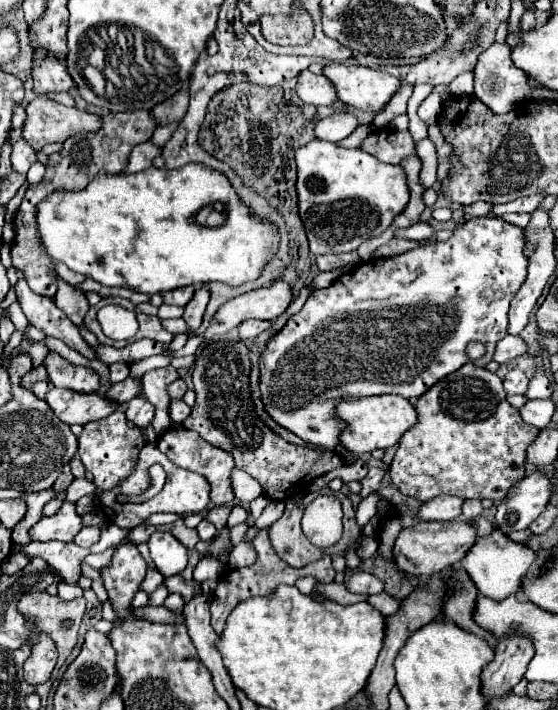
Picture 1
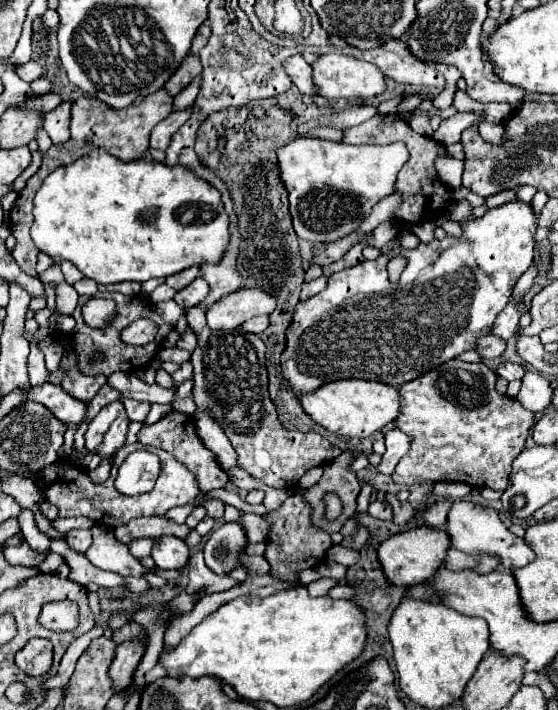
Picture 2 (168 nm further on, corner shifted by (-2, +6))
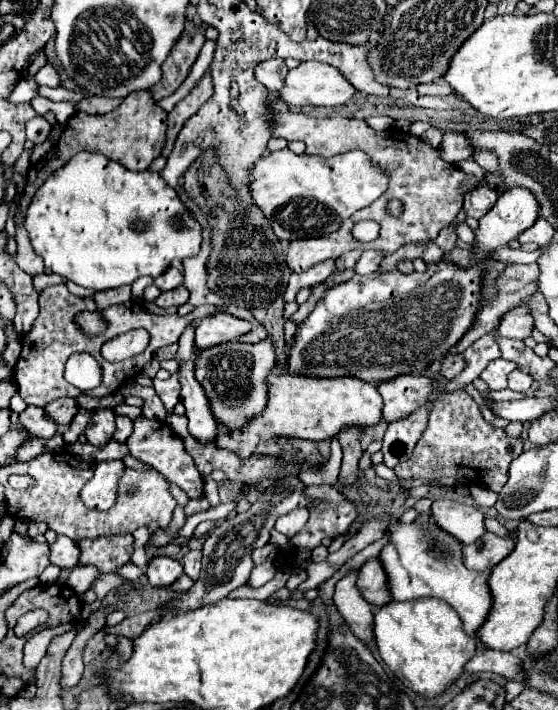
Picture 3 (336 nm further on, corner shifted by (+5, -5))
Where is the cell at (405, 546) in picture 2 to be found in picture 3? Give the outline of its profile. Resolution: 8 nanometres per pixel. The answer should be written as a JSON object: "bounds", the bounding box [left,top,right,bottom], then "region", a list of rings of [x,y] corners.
{"bounds":[357,558,391,606],"region":[[[371,558],[363,564],[363,568],[359,570],[357,586],[369,604],[383,606],[391,600],[389,576],[379,558]]]}

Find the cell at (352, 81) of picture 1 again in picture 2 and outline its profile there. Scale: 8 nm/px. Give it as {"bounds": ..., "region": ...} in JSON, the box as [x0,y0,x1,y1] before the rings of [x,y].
{"bounds":[312,53,386,99],"region":[[[326,53],[320,55],[312,65],[312,81],[318,87],[318,95],[326,97],[326,99],[348,99],[348,97],[376,97],[386,89],[386,79],[384,75],[378,71],[378,67],[374,67],[372,63],[348,57],[348,55],[340,55],[340,53]]]}

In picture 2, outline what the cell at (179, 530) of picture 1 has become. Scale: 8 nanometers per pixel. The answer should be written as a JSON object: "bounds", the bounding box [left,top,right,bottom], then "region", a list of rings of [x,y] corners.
{"bounds":[114,517,190,545],"region":[[[138,517],[126,525],[114,529],[114,537],[118,543],[130,545],[130,541],[140,537],[160,537],[160,535],[174,535],[184,539],[190,533],[186,525],[178,525],[166,517]]]}

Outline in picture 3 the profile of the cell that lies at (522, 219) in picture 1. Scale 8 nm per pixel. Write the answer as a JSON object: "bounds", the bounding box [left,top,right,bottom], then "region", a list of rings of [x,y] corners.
{"bounds":[465,188,499,218],"region":[[[473,188],[469,192],[469,196],[465,198],[465,212],[467,216],[473,216],[473,218],[481,218],[485,216],[485,212],[489,212],[493,208],[493,204],[497,202],[499,198],[499,192],[497,190],[489,190],[489,188]]]}

